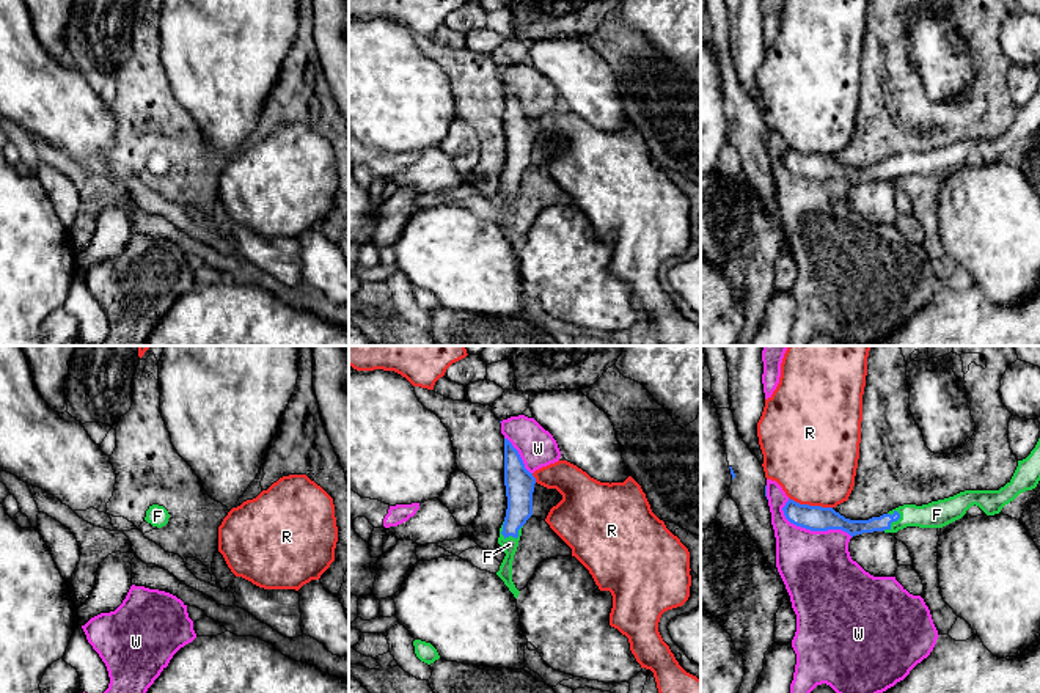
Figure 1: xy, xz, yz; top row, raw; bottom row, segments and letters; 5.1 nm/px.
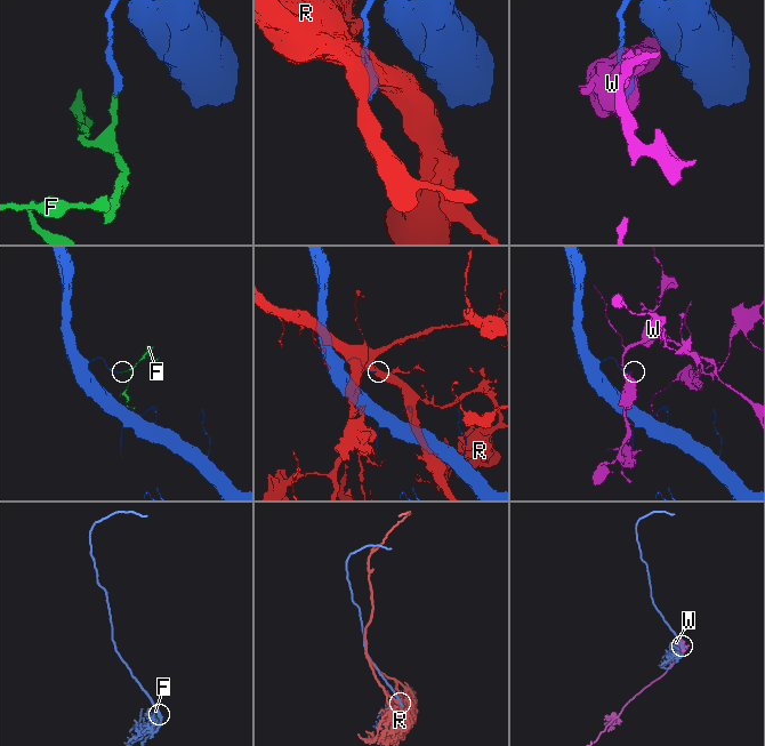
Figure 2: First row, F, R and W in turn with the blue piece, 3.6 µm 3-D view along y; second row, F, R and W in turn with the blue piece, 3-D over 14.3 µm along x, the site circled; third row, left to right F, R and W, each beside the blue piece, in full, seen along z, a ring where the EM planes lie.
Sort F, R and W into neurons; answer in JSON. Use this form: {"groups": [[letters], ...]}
{"groups": [["F"], ["R"], ["W"]]}

